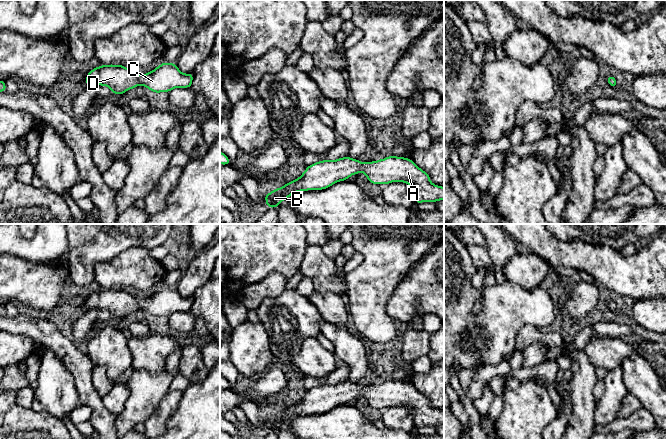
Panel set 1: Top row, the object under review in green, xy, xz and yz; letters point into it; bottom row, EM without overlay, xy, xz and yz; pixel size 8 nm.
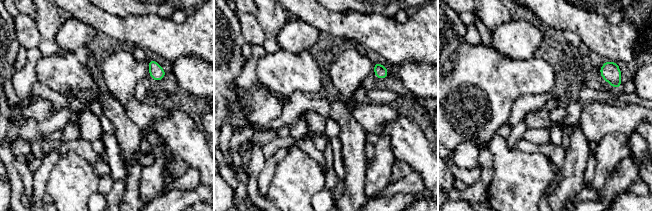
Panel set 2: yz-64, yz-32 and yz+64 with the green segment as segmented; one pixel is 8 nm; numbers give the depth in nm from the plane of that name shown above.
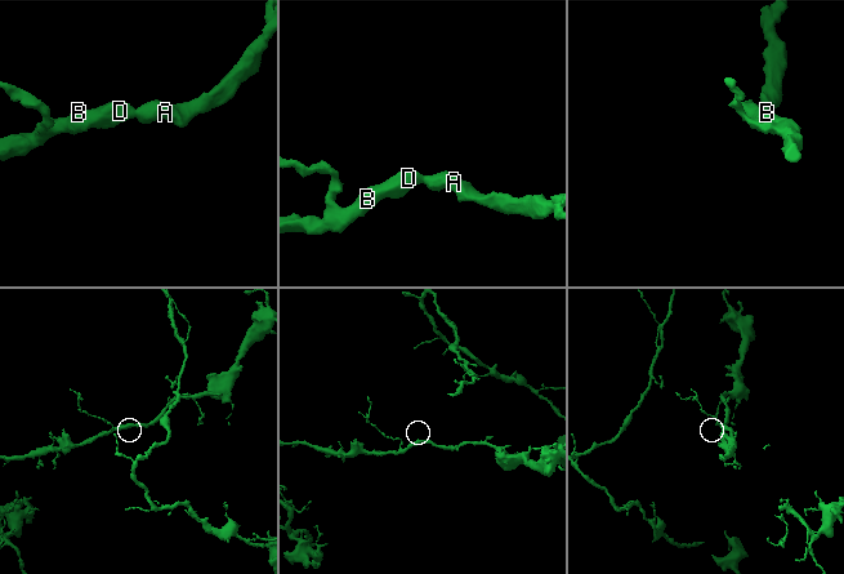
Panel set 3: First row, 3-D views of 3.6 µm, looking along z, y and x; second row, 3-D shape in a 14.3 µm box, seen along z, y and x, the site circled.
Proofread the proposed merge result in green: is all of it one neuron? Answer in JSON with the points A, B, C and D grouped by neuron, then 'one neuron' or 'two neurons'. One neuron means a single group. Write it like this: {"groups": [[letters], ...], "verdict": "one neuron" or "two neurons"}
{"groups": [["A", "B", "C", "D"]], "verdict": "one neuron"}

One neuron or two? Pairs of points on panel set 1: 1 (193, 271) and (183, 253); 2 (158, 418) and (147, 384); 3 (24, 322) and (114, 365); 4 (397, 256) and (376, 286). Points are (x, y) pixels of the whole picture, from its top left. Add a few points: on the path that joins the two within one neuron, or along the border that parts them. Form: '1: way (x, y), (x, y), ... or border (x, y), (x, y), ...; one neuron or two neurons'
1: border (208, 249), (200, 252), (182, 275); two neurons
2: border (168, 391), (154, 412), (143, 422); two neurons
3: border (86, 354), (93, 364); two neurons
4: way (390, 263), (376, 279); one neuron

